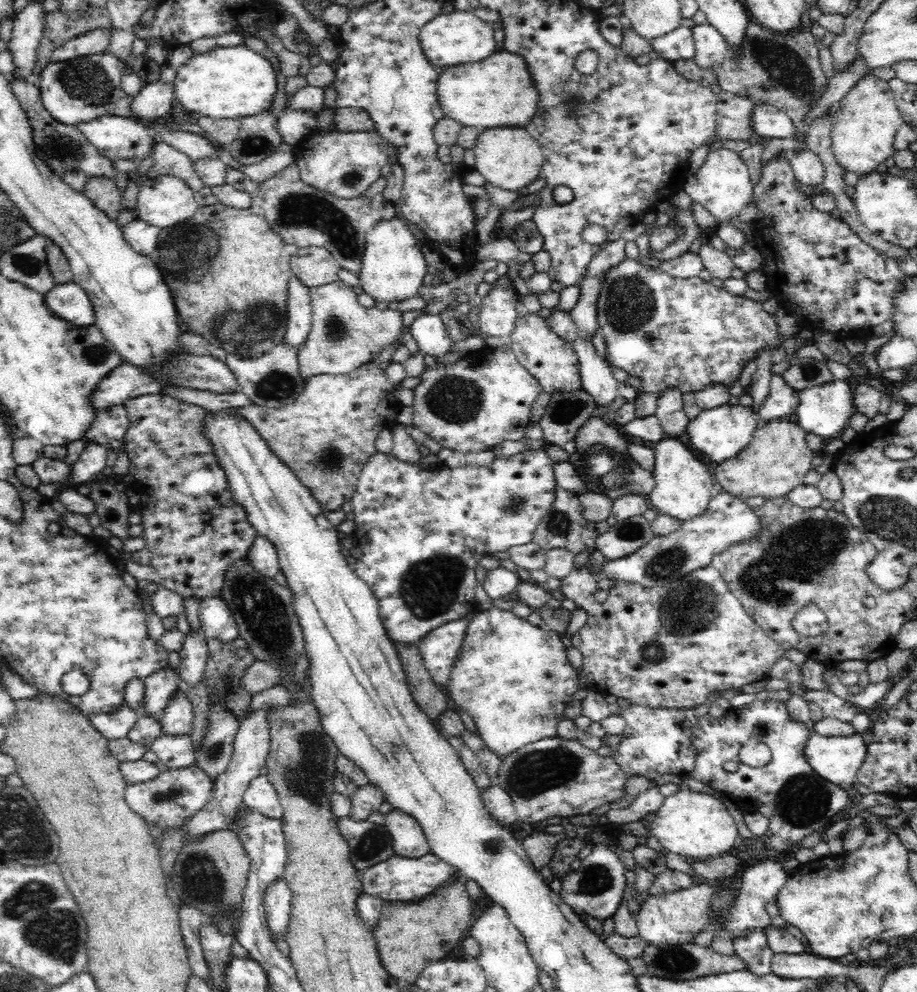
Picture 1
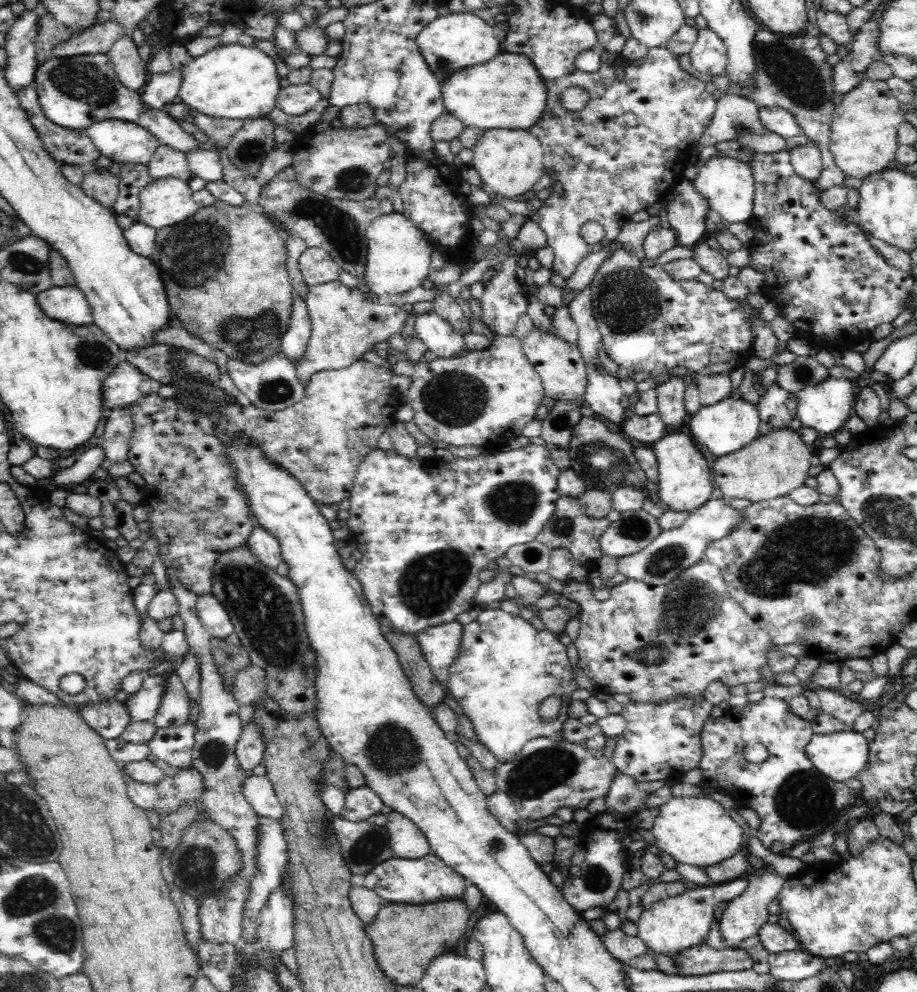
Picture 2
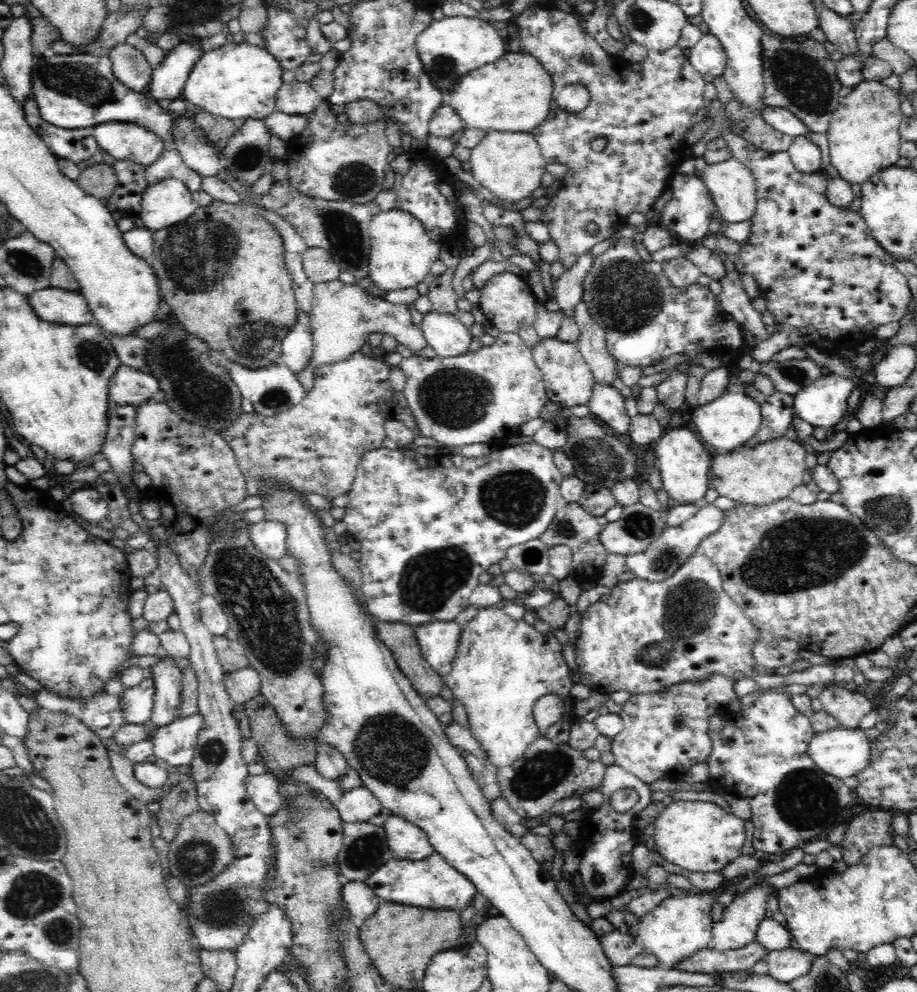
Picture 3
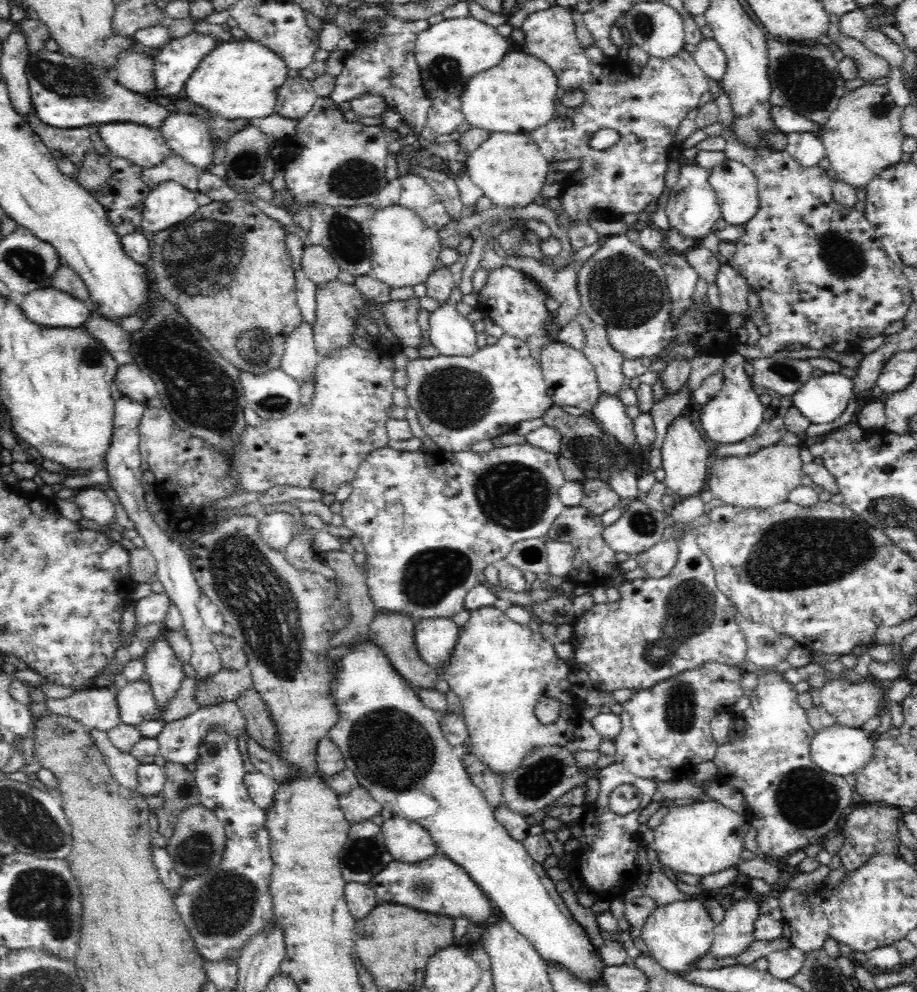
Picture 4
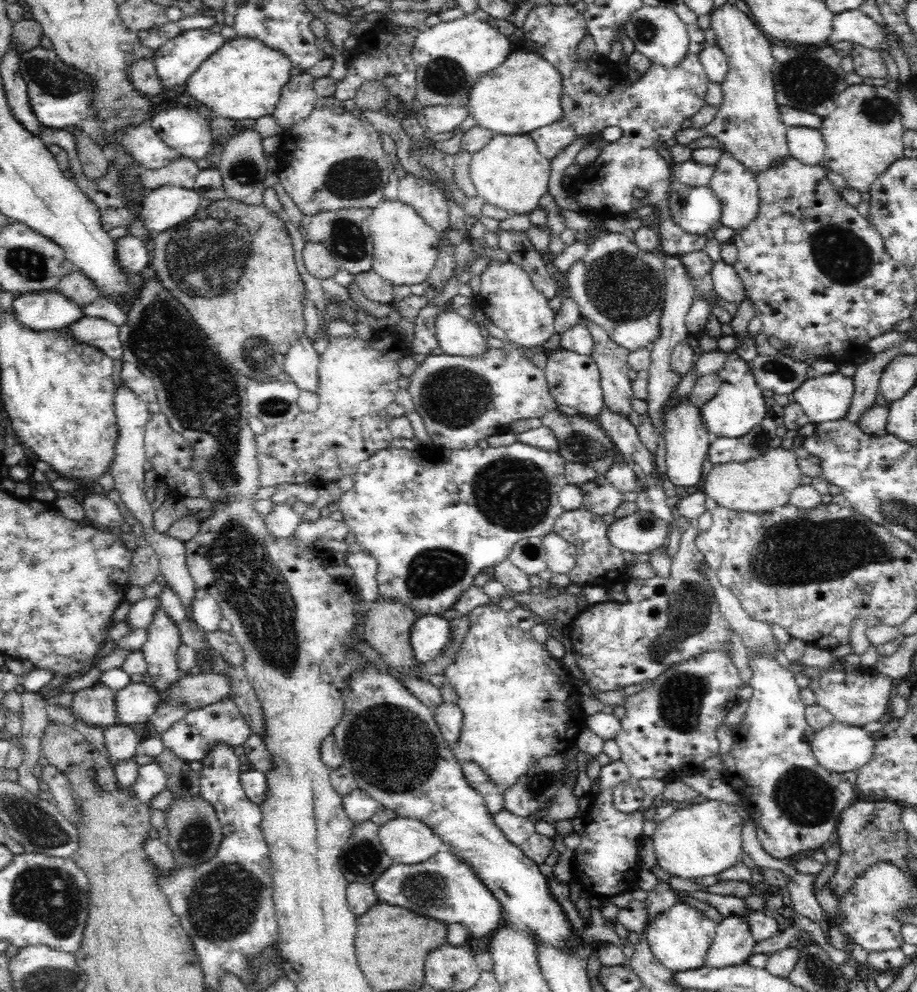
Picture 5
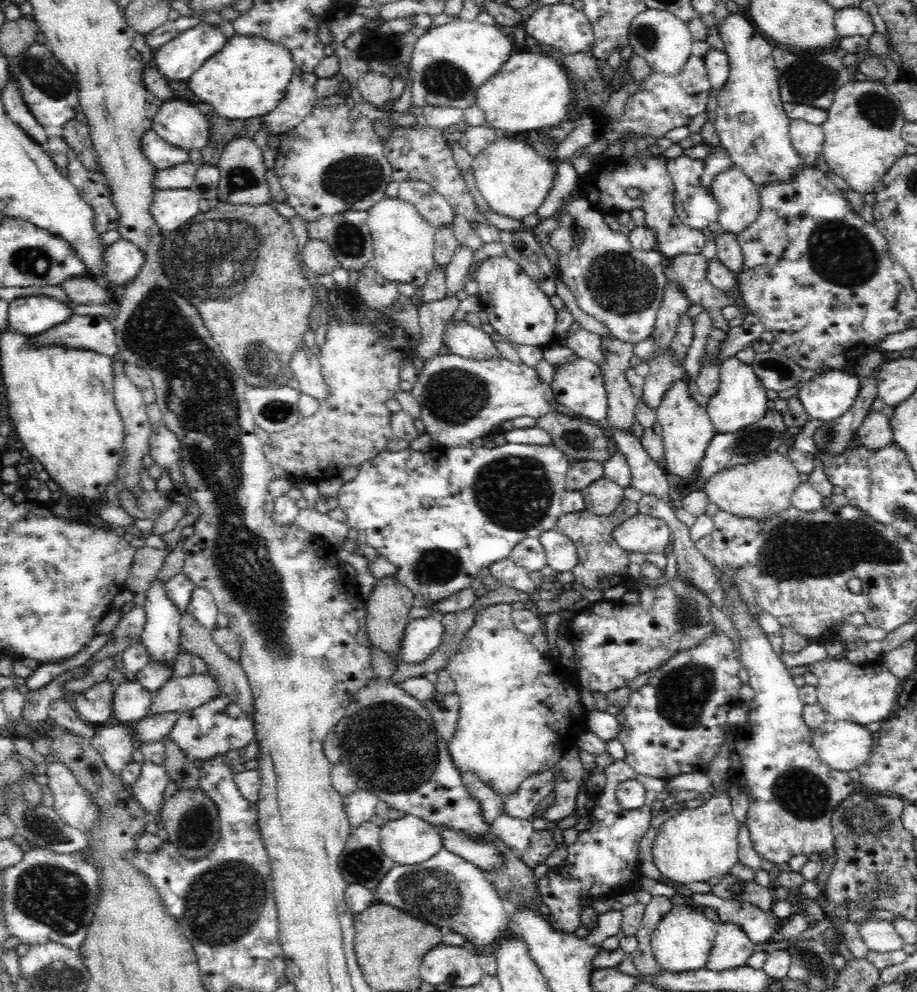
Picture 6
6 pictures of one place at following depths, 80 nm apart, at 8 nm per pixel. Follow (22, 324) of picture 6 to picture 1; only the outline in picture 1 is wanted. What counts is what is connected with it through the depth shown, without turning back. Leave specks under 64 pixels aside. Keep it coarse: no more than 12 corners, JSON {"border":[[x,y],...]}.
{"border":[[73,280],[43,295],[47,309],[78,327],[94,325],[86,291]]}

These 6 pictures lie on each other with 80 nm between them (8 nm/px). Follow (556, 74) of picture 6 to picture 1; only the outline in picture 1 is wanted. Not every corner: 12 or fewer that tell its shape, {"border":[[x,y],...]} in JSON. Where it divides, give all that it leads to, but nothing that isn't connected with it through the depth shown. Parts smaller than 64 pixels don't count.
{"border":[[524,57],[442,68],[436,93],[462,127],[526,128],[540,93]]}

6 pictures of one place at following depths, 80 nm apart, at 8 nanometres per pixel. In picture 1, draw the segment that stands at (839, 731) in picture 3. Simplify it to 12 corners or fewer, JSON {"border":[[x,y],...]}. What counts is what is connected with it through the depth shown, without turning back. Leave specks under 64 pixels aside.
{"border":[[812,732],[806,760],[844,789],[868,754],[862,733]]}

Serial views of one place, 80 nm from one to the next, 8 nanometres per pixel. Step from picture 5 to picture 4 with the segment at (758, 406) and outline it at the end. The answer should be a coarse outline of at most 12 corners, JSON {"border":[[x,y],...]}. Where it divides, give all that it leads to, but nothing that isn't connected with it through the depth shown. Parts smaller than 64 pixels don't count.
{"border":[[730,354],[722,390],[699,411],[712,446],[742,442],[764,423],[745,358]]}

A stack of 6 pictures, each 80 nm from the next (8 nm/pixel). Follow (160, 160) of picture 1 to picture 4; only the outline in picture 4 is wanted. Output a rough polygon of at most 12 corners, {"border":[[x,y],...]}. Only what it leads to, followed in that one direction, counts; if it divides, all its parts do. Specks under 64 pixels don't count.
{"border":[[174,152],[142,169],[150,187],[177,182],[196,191],[201,170]]}

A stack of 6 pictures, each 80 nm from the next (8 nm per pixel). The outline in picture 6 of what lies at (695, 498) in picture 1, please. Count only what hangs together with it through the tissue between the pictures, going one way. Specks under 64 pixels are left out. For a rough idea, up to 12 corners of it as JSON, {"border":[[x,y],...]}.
{"border":[[676,380],[656,407],[673,483],[698,474],[717,433]]}

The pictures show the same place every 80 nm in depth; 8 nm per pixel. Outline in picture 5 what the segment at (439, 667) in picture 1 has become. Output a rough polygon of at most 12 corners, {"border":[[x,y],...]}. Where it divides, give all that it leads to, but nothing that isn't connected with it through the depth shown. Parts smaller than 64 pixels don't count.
{"border":[[423,615],[410,627],[411,652],[434,660],[449,643],[449,620]]}

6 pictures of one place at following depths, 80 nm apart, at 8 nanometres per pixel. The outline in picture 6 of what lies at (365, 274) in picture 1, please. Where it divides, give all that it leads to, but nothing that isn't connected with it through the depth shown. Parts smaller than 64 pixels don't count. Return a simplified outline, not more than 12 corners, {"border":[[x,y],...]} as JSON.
{"border":[[398,197],[371,206],[373,257],[388,280],[422,288],[436,228]]}

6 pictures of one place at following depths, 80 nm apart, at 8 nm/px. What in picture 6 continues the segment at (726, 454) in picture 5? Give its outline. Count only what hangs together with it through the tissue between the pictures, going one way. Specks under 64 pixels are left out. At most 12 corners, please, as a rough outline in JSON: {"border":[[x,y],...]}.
{"border":[[782,413],[716,433],[693,482],[756,462],[788,440]]}

